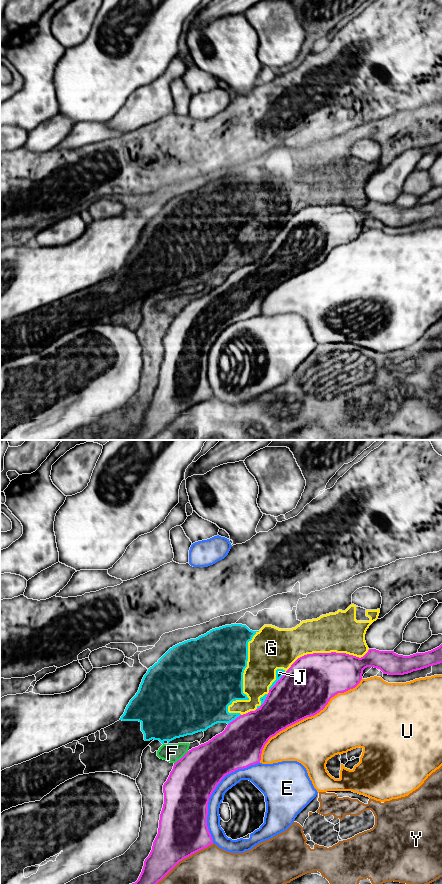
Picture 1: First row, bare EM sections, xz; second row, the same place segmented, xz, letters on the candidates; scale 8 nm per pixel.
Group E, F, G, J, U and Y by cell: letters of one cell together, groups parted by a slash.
E / F G J / U / Y

